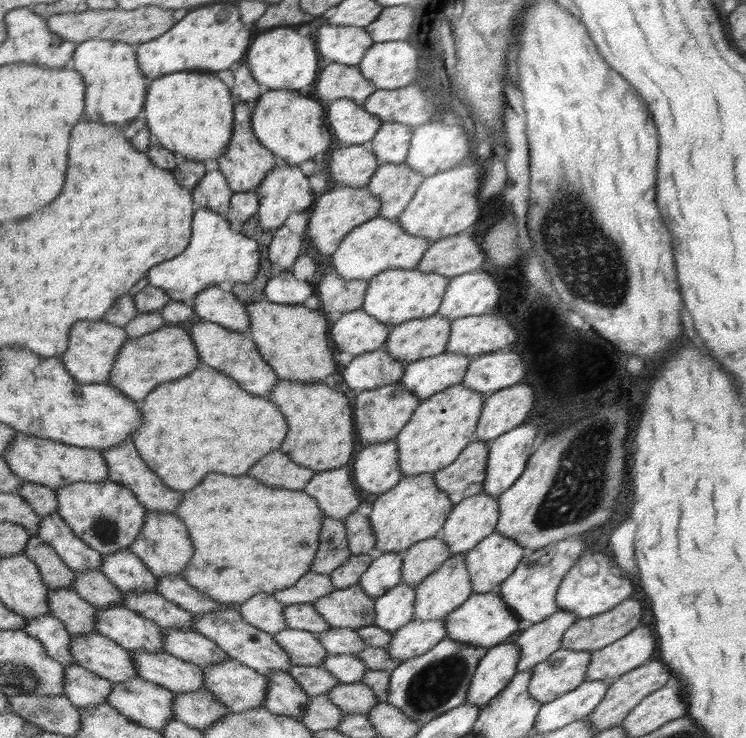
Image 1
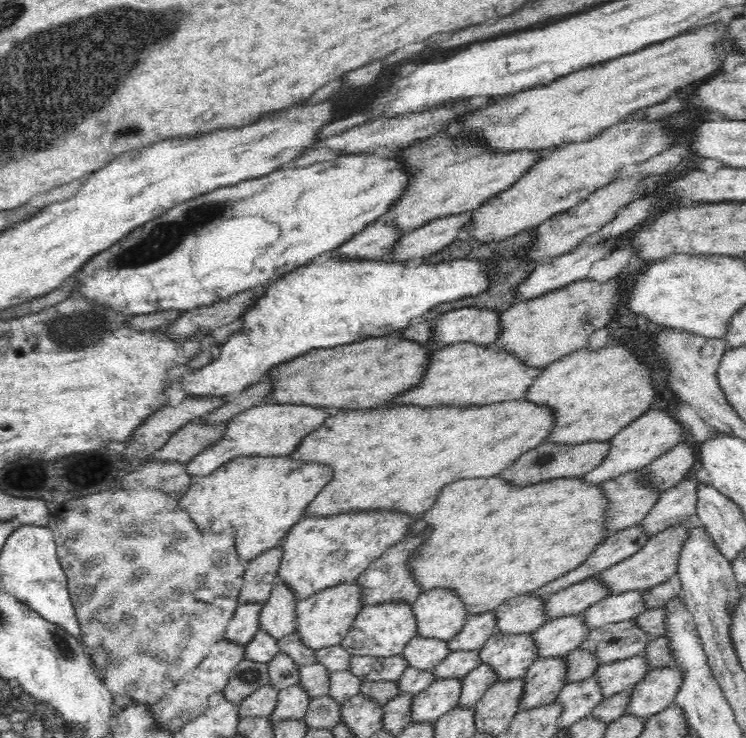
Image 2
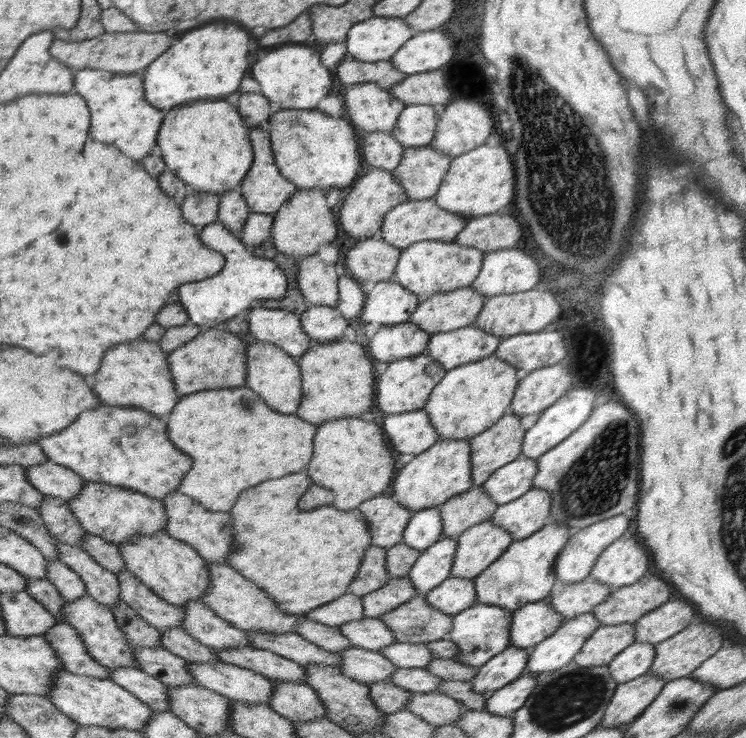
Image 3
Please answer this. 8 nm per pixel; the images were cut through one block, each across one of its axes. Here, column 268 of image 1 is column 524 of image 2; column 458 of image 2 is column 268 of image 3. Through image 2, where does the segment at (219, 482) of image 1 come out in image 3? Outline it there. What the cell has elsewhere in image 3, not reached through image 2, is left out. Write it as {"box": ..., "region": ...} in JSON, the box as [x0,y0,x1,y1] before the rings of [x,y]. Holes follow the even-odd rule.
{"box":[226,469,372,614],"region":[[[302,469],[296,474],[254,486],[254,492],[250,496],[246,496],[244,490],[244,494],[240,494],[240,498],[236,500],[236,506],[229,510],[233,530],[236,530],[236,540],[231,544],[232,550],[244,552],[231,552],[227,556],[226,564],[259,586],[270,599],[276,600],[275,604],[286,614],[307,613],[313,608],[318,608],[318,605],[332,602],[348,593],[348,586],[358,572],[365,550],[372,545],[367,519],[357,508],[345,511],[332,504],[307,511],[298,510],[298,500],[312,484],[313,480],[308,476],[306,469]]]}

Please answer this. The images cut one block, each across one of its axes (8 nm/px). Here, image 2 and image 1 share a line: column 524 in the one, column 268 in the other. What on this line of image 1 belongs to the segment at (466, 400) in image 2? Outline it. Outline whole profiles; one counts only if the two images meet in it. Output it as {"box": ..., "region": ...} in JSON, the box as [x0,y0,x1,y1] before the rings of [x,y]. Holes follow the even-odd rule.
{"box":[187,321,279,397],"region":[[[200,321],[200,323],[190,326],[187,334],[190,335],[192,343],[196,345],[201,363],[234,379],[240,388],[266,397],[279,381],[274,370],[264,362],[264,358],[257,351],[256,344],[246,334],[230,331],[210,321]]]}

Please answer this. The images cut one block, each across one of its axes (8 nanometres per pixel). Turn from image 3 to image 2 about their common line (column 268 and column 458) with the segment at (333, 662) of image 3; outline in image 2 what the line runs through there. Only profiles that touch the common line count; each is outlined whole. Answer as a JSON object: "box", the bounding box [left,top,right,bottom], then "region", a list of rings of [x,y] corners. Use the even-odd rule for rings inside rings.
{"box":[447,611,496,652],"region":[[[495,611],[468,615],[462,630],[447,640],[449,652],[480,650],[496,632]]]}

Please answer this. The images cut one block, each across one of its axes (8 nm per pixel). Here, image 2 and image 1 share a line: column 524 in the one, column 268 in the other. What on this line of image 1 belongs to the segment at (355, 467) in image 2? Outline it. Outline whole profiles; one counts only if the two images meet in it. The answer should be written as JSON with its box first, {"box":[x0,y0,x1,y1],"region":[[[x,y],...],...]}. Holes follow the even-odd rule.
{"box":[131,364,289,492],"region":[[[203,364],[184,378],[159,384],[139,405],[141,425],[135,428],[131,438],[136,451],[166,486],[180,492],[194,488],[210,472],[246,474],[256,460],[280,448],[289,430],[285,416],[272,401],[248,394],[234,379]]]}

